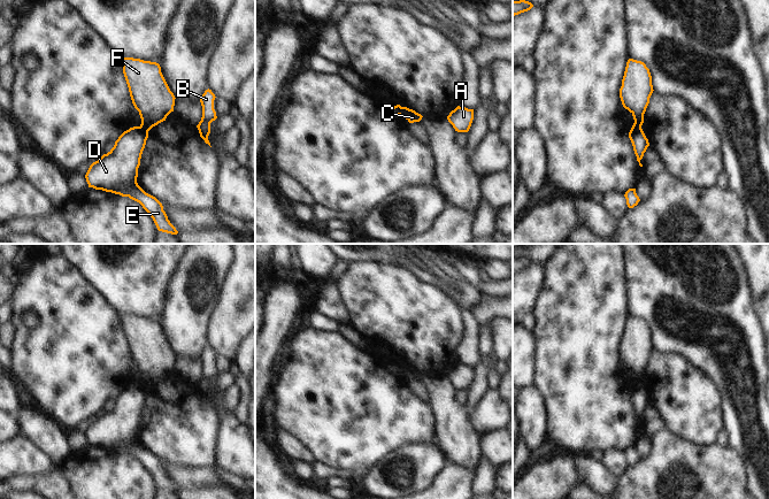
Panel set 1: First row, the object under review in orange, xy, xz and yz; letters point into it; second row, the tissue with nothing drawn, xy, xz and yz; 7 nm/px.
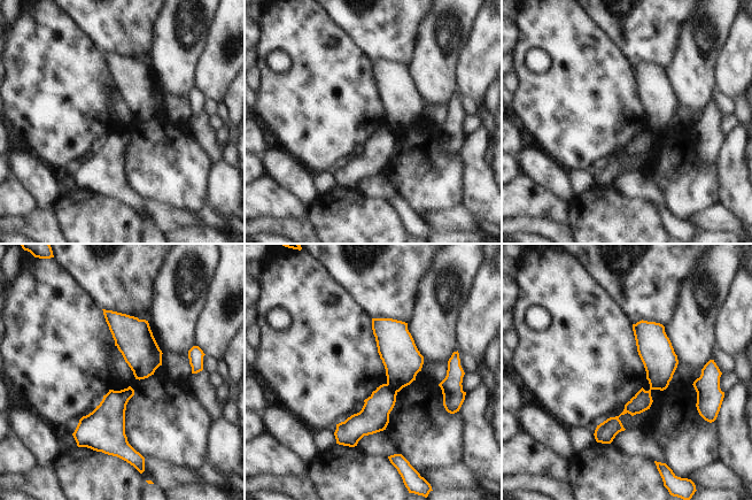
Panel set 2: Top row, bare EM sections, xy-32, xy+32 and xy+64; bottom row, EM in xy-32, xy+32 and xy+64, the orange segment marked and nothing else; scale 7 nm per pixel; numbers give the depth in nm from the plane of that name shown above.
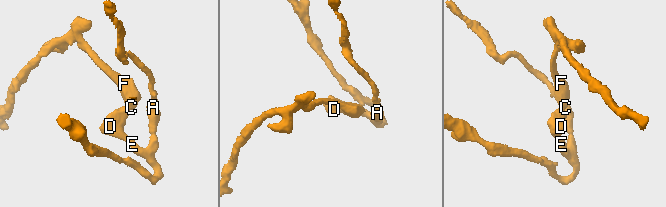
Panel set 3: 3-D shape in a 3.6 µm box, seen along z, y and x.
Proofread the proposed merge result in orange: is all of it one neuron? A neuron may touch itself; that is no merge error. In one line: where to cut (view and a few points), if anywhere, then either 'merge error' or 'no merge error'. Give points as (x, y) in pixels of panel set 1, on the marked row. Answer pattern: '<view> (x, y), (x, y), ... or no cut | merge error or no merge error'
yz (632, 127), (640, 128) | merge error

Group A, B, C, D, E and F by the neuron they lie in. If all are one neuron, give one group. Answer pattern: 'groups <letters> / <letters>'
groups A B D E / C F

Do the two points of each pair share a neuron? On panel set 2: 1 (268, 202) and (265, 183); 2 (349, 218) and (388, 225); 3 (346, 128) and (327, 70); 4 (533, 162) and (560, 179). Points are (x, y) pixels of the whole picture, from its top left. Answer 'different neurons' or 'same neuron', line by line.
1: same neuron
2: same neuron
3: same neuron
4: same neuron

